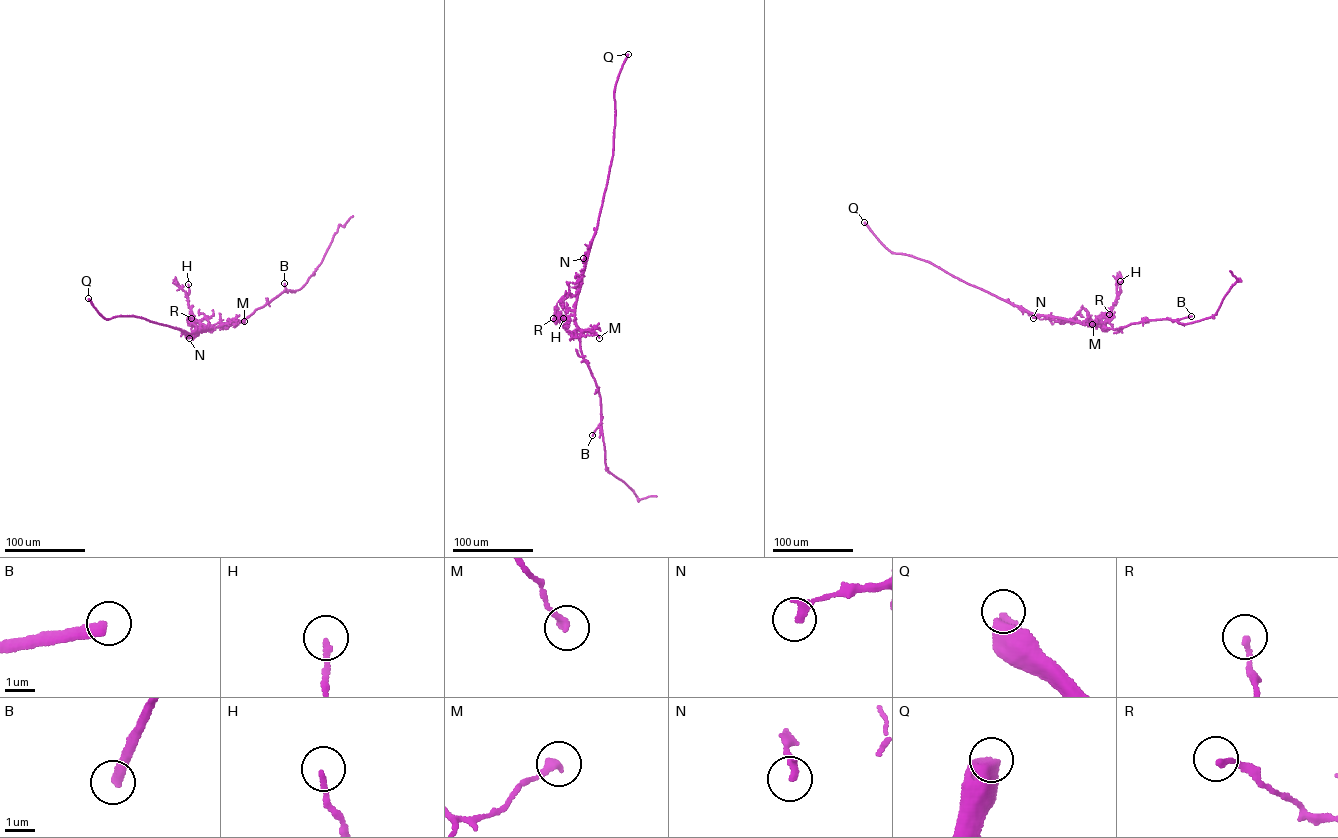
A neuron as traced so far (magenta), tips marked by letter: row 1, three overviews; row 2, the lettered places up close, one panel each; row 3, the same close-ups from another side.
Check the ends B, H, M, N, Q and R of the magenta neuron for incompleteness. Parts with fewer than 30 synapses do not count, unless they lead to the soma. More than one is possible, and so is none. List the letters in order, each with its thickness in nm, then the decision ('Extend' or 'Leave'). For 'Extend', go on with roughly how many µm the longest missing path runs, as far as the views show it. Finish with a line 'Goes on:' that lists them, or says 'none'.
B: Thickness 360 nm. Extend. Missing length about 25 µm
H: Thickness 160 nm. Leave
M: Thickness 240 nm. Leave
N: Thickness 240 nm. Leave
Q: Thickness 600 nm. Extend. Missing length about 500 µm
R: Thickness 160 nm. Leave
Goes on: B, Q

